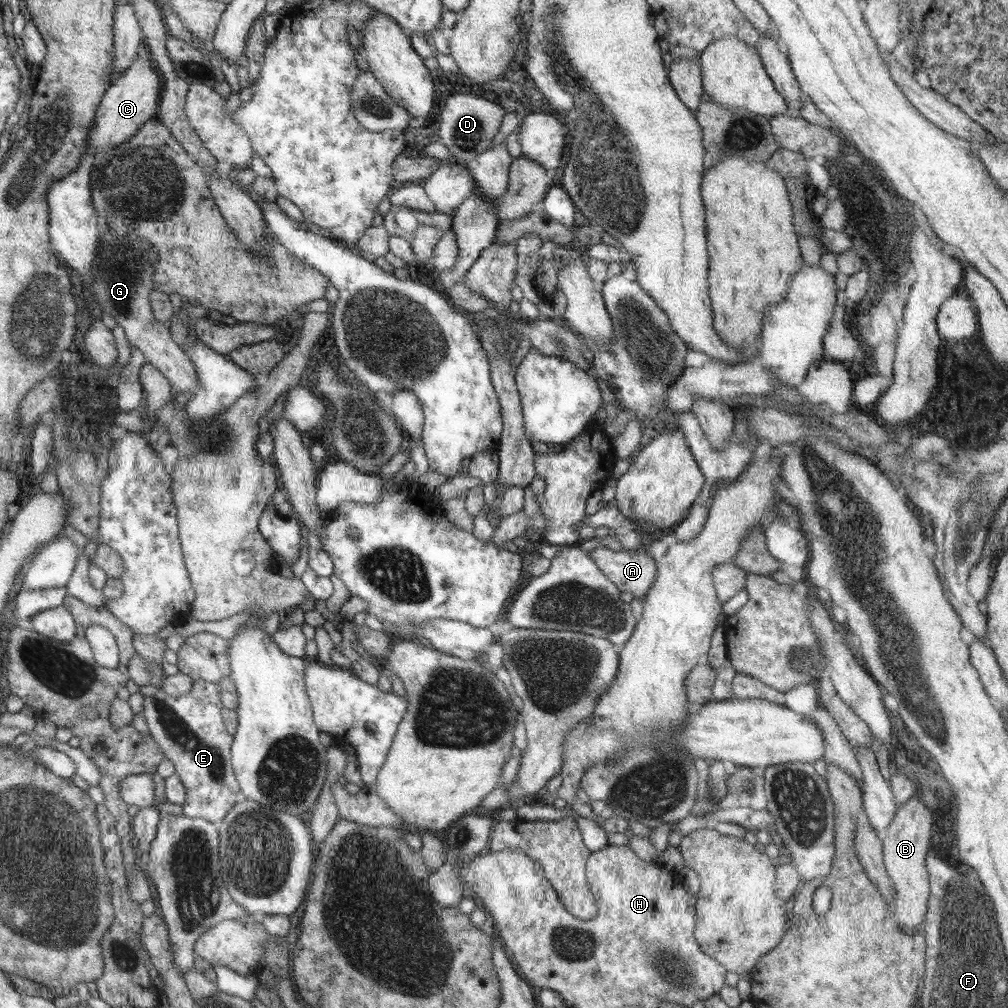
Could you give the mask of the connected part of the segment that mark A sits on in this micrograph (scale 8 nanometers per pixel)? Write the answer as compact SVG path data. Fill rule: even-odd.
M646 546L634 550L615 552L608 548L590 551L596 566L622 591L632 592L634 597L645 597L653 585L657 566L648 555Z

